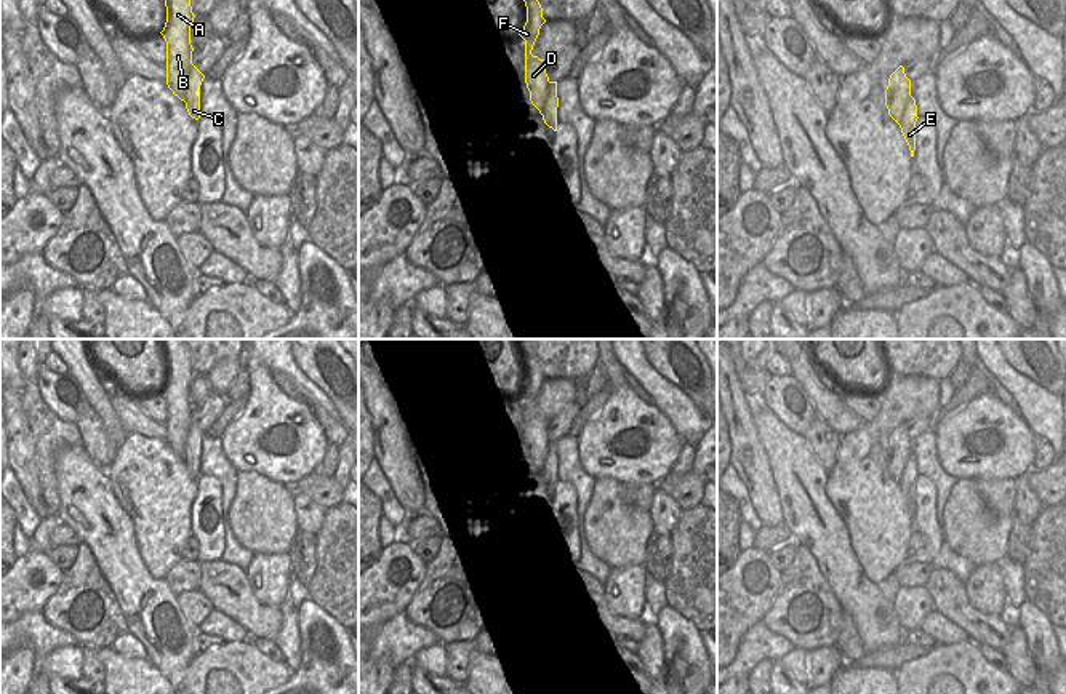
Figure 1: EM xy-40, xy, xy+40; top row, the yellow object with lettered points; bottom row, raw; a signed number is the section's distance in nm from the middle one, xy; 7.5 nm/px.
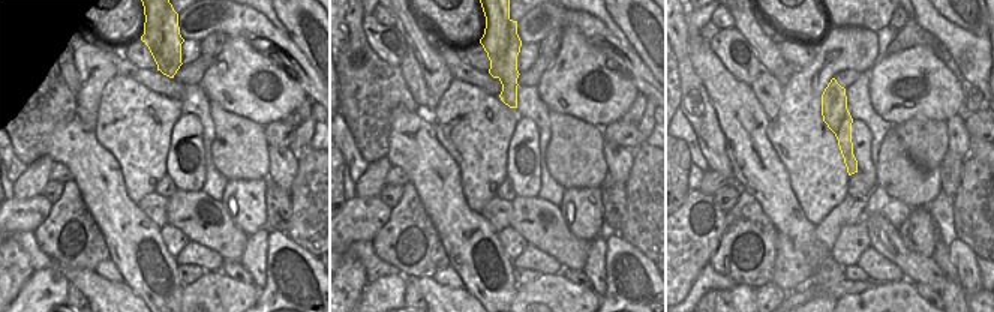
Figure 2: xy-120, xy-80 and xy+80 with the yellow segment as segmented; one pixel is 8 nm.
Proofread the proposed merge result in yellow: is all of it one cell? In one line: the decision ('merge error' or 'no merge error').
merge error

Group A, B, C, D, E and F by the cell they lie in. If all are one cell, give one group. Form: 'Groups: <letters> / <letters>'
Groups: A B D F / C E.

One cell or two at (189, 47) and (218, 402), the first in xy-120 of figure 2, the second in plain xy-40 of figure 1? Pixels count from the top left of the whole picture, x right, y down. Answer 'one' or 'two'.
one

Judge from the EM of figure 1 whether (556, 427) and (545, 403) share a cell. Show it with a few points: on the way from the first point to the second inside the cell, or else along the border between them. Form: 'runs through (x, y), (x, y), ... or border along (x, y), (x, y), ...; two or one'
border along (575, 400), (548, 419); two

